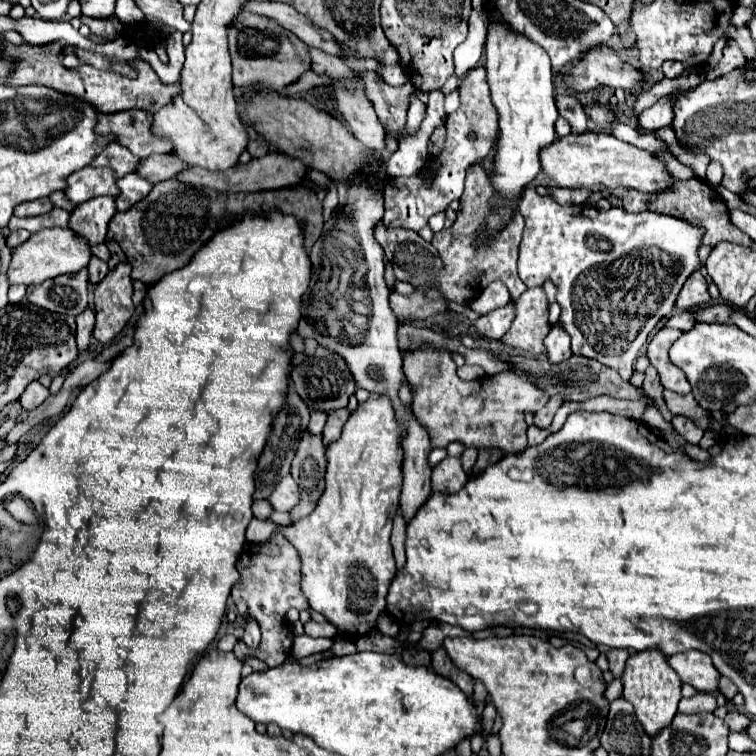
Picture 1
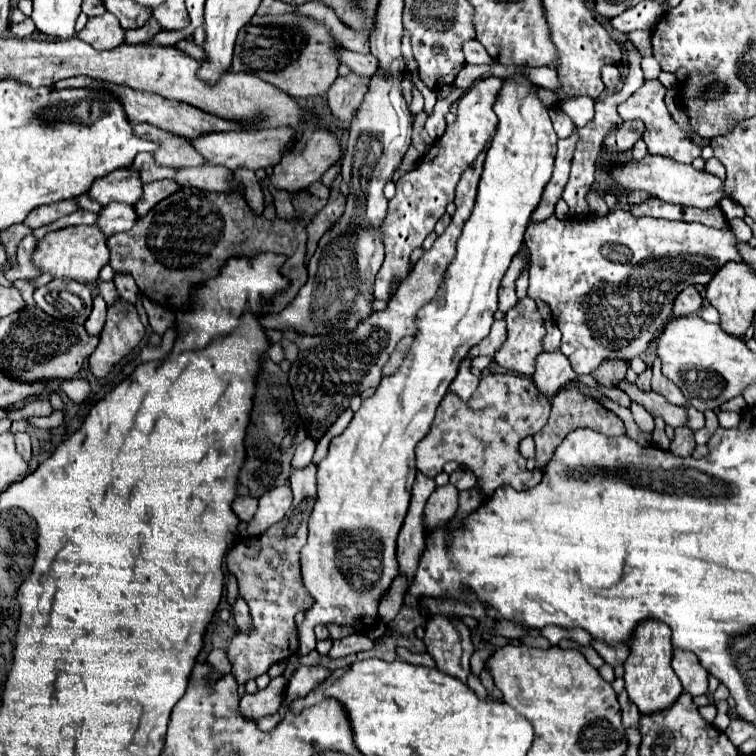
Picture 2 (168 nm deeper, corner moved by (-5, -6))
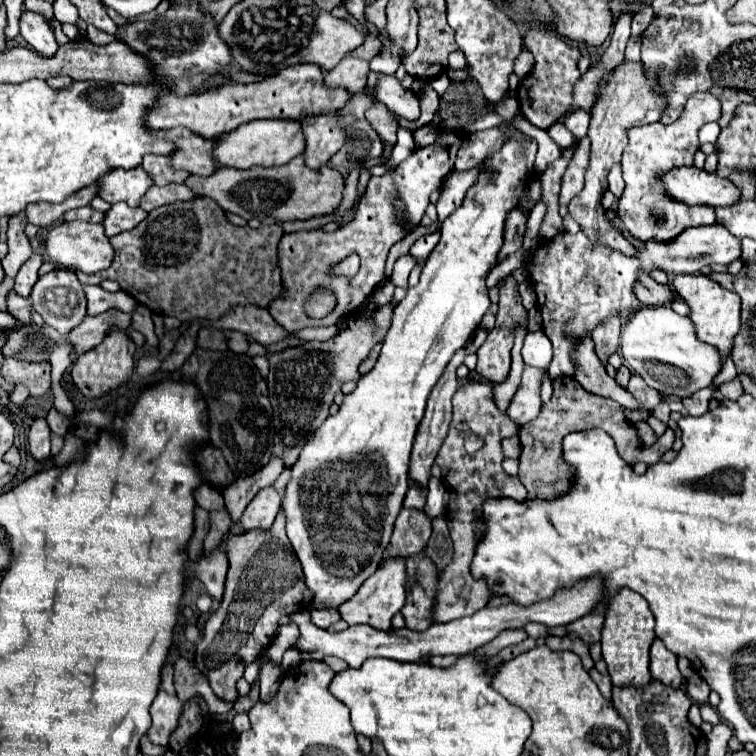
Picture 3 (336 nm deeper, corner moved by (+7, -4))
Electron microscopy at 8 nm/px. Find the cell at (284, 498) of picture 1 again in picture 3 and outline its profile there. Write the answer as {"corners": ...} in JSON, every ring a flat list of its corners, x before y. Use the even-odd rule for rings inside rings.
{"corners":[[262,488,248,504,240,522,246,530,268,530,280,512,280,494,274,488]]}

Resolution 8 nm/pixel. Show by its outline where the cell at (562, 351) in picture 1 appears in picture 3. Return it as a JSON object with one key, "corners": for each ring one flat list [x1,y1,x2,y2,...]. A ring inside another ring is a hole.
{"corners":[[526,366,524,374,522,374,522,384,516,390,506,414,512,422,516,422,518,426,528,424,530,420,534,420,540,412,540,384,542,378,546,376,546,370,542,368,534,368,534,366]]}

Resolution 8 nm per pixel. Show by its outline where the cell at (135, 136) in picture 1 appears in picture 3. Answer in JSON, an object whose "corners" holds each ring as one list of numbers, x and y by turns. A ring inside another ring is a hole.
{"corners":[[172,128,172,130,152,130,154,136,172,140,178,150,170,156,172,166,176,170,186,170,196,176,210,176,210,172,216,172,216,162,212,156,214,140,202,138,188,128]]}

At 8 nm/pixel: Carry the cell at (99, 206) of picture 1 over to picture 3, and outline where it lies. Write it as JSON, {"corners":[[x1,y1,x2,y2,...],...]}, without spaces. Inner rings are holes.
{"corners":[[124,202,112,204,112,208,106,212,106,220,104,220,104,228,106,234,112,238,120,232,132,230,136,228,136,224,140,224,148,214,142,208,130,208]]}

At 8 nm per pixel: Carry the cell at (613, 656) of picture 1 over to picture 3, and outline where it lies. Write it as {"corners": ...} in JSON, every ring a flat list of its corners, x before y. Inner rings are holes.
{"corners":[[592,610,590,614,586,614,586,616,578,618,576,622,568,624,566,630,580,634,580,638,586,644,596,644,596,642,600,642,602,626,604,626,604,614,600,614,598,610]]}

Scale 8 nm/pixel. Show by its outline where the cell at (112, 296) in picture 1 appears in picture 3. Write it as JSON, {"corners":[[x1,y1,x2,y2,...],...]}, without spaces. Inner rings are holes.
{"corners":[[112,330,100,346,82,354,74,362,74,366,72,366,74,386,88,398,100,398,104,394,110,394,112,390,116,390,118,386,122,386,130,380,132,370,134,370,134,352,136,352,136,346,134,346,134,342,128,340,128,336,124,332]]}

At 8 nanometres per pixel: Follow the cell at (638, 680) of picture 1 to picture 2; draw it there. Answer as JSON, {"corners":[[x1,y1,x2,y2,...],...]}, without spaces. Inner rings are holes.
{"corners":[[648,620,642,622,634,630,634,640,632,640,632,652,624,664,624,682,626,682,626,692,630,700,638,706,642,714,652,714,656,710,666,710,680,698,684,688,680,686,680,680,676,678,676,672,672,670,672,640,670,640,670,630,664,622]]}

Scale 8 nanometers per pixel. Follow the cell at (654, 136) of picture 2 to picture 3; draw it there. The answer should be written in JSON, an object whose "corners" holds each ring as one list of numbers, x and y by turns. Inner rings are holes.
{"corners":[[697,92,687,101,682,116,670,125,654,122,643,126,636,126,628,132,628,146,622,154,622,178,626,182,624,194,618,200,618,216,624,224,624,230,638,242,644,240,660,240,668,242,674,240,680,232,690,226,712,226,716,224,716,214,712,206,686,206,680,200,674,200,666,194,666,188,660,176,672,168,680,166,694,166,694,154,700,148,698,130,706,122,714,122,720,118,720,100,710,92],[654,202,668,202,668,204,652,204]]}

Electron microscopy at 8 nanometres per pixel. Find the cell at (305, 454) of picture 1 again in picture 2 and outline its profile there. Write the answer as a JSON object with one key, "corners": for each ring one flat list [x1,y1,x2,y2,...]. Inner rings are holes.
{"corners":[[316,464,292,470,288,482,294,492,294,502,290,512,264,534,240,540,226,556,226,568,230,562,228,572,236,576,240,596,248,602,254,622,254,630,250,634,238,632,226,648,232,662,232,674,236,676,238,684,266,674,272,664,286,662,292,654,298,652,298,630,294,616,298,612,306,612,314,604,312,596,302,586,300,550,306,544,306,526,316,500,316,470]]}

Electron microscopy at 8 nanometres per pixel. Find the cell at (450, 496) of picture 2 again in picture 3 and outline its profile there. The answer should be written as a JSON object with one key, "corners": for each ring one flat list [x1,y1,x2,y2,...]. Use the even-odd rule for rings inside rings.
{"corners":[[402,508,402,512,396,518,392,540,380,562,384,564,384,560,388,558,408,558,410,554,422,552,432,534,430,522,432,520,420,510]]}

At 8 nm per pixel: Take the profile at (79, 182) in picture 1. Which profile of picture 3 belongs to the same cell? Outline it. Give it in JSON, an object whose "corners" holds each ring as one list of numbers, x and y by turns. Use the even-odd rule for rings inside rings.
{"corners":[[140,166,132,170,124,170,124,168,112,170,104,178,100,178,100,182,102,182,98,192,100,198,104,198,110,204,126,202,132,208,140,206,144,192,148,192,148,188,154,184,148,172,144,172,144,168]]}

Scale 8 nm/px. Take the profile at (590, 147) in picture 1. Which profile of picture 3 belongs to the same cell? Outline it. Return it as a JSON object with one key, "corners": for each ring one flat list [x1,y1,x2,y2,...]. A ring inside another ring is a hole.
{"corners":[[696,166,674,168,664,174,662,182,672,198,684,200,688,206,734,206,740,200,740,188,730,180]]}

